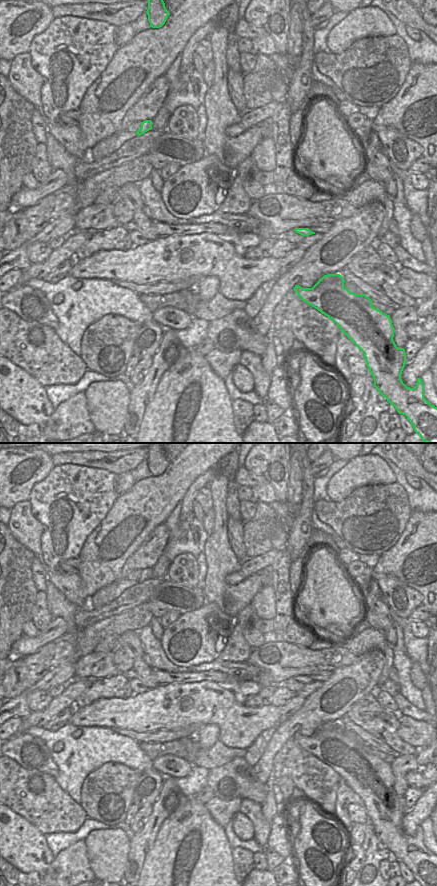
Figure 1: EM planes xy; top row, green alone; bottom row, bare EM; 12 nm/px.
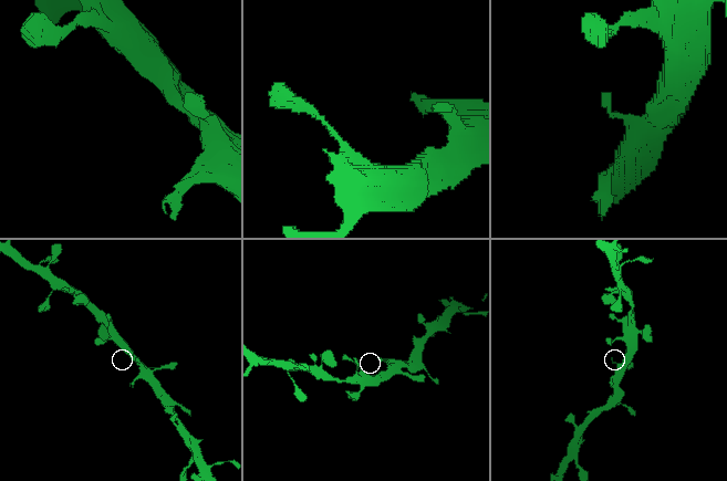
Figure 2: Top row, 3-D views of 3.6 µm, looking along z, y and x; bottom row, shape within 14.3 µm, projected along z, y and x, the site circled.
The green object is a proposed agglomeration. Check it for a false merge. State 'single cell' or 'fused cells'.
single cell

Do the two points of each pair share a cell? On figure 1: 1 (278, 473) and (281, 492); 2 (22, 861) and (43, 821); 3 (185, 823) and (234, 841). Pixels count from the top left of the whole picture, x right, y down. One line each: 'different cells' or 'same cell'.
1: same cell
2: different cells
3: different cells

